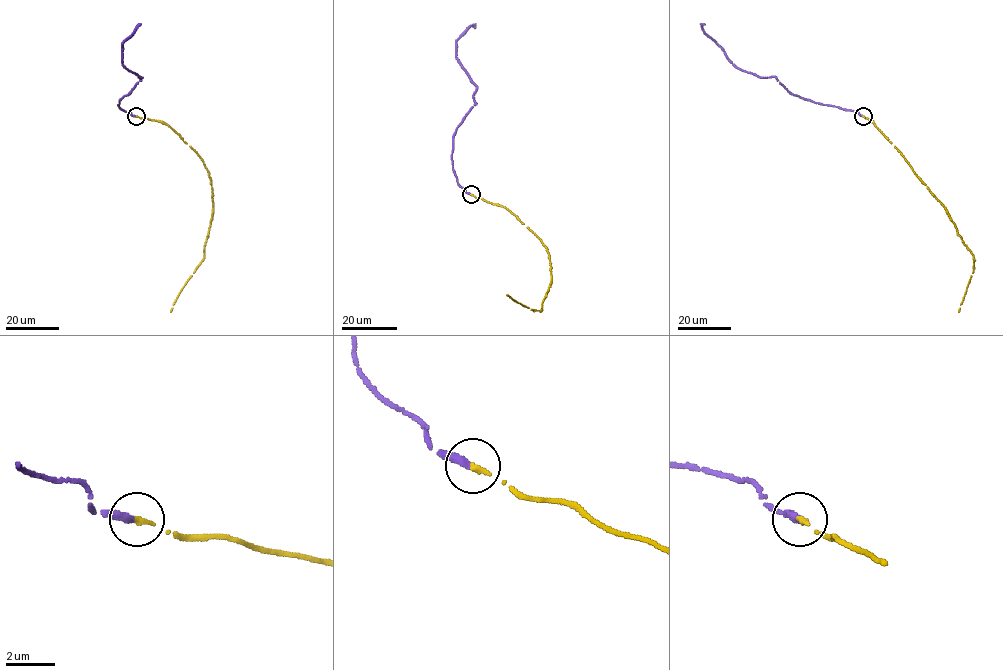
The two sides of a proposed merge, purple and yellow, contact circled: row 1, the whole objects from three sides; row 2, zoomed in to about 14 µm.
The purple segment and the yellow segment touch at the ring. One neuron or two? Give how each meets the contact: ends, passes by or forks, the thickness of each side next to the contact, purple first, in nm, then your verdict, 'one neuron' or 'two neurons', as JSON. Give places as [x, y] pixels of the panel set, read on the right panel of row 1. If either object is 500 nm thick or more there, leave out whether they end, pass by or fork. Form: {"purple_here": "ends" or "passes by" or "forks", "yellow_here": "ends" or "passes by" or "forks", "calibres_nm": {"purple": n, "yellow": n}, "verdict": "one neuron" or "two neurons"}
{"purple_here": "ends", "yellow_here": "ends", "calibres_nm": {"purple": 320, "yellow": 220}, "verdict": "one neuron"}

